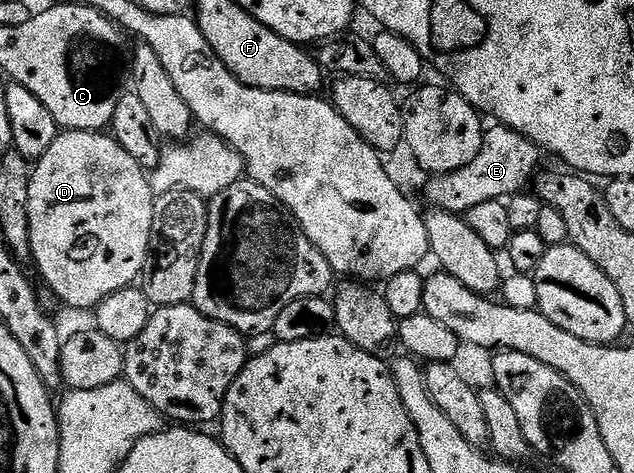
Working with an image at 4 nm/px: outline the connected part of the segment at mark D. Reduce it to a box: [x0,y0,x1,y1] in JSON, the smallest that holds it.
[28,131,156,309]

